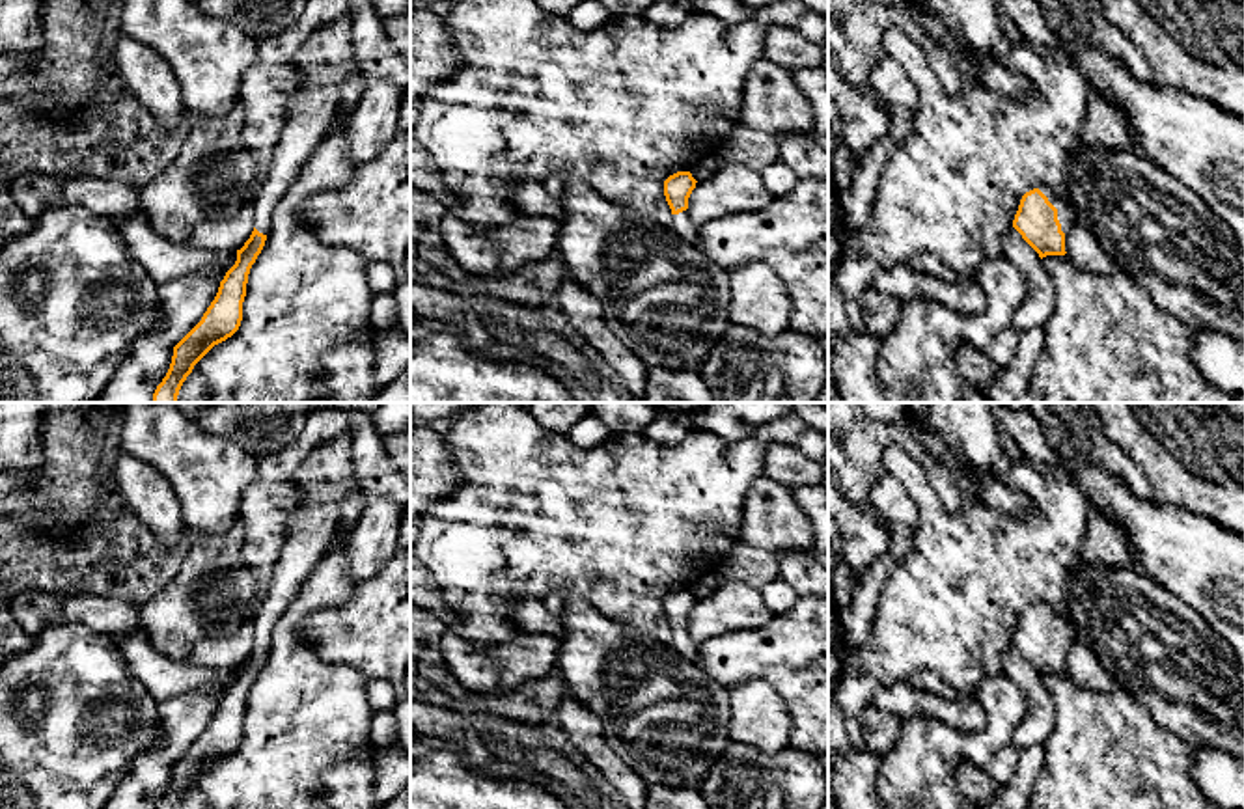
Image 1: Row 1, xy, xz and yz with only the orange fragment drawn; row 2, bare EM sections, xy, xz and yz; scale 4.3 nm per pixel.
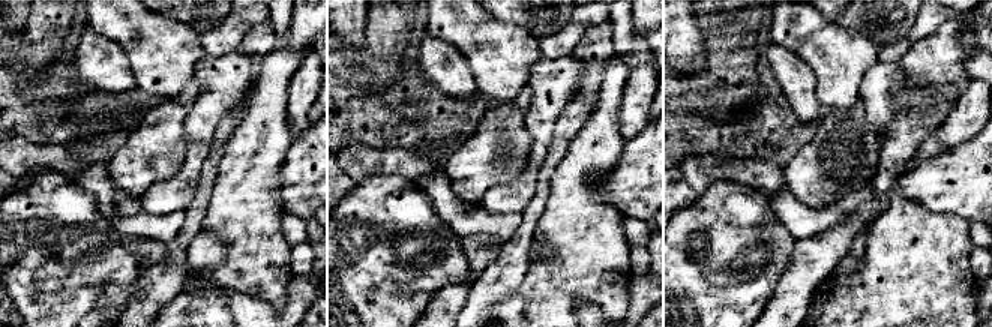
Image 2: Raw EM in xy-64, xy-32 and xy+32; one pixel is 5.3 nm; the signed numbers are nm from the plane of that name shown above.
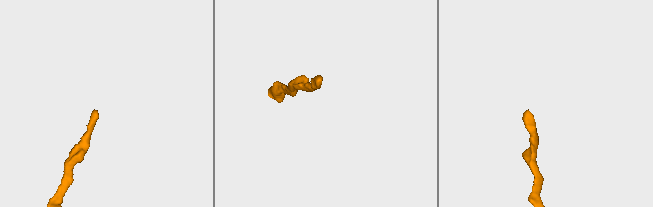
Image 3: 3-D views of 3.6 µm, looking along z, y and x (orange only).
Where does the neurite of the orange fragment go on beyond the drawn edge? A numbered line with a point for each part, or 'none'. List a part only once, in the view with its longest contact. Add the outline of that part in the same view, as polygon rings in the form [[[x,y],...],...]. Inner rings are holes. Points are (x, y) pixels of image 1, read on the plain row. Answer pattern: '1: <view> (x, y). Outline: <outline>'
1: yz (1058, 616). Outline: [[[1039,604],[1039,608],[1048,615],[1048,619],[1057,626],[1057,638],[1061,641],[1061,649],[1067,652],[1069,647],[1076,641],[1074,623],[1069,617],[1067,606],[1050,608],[1046,604]]]

